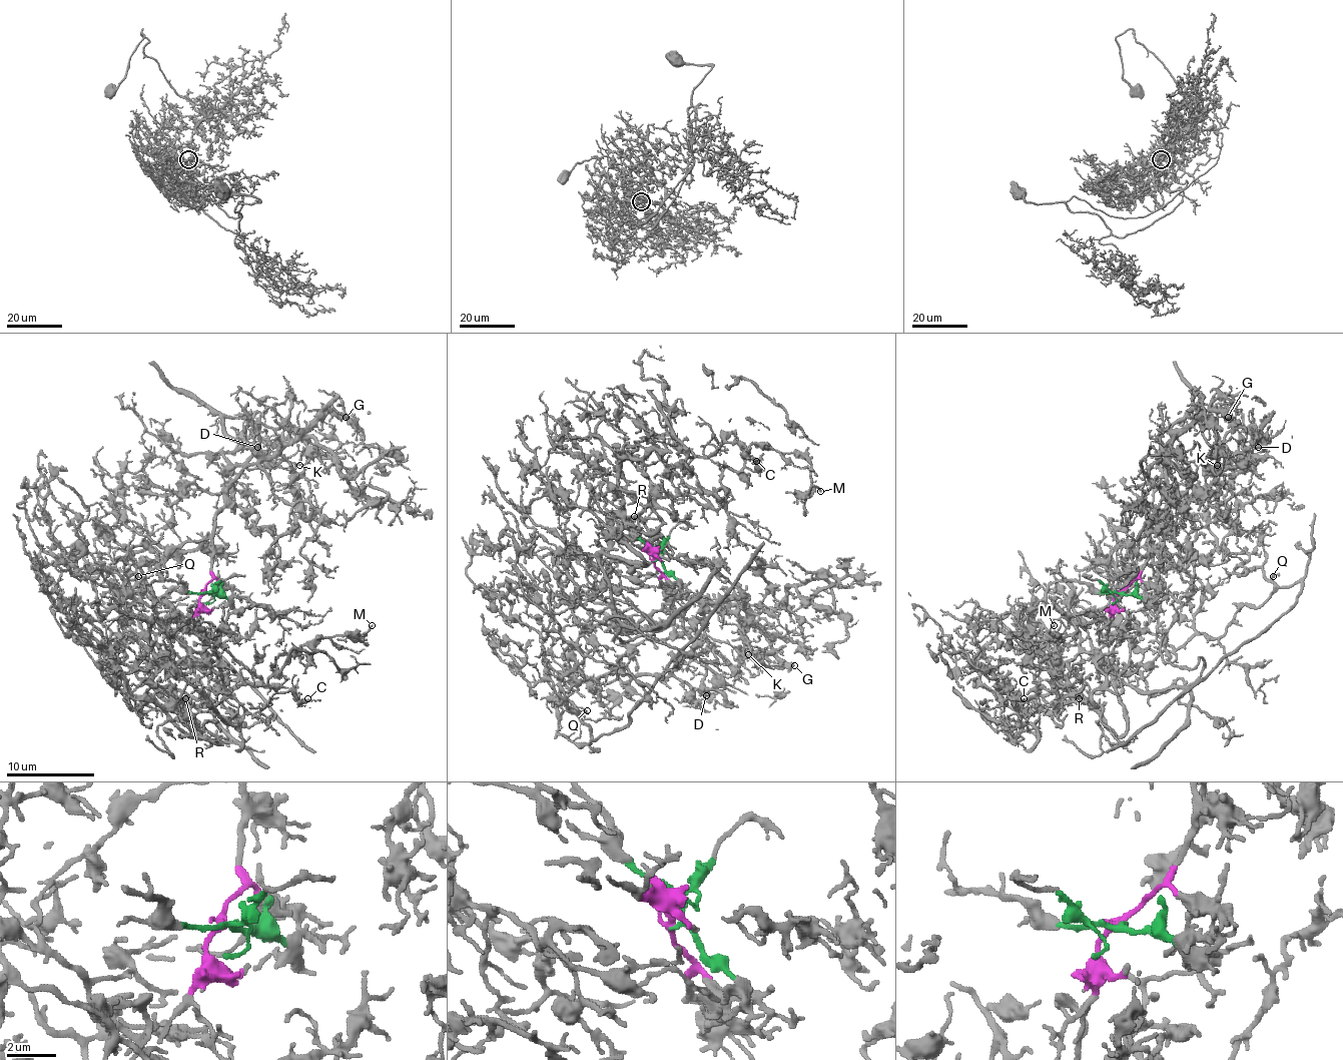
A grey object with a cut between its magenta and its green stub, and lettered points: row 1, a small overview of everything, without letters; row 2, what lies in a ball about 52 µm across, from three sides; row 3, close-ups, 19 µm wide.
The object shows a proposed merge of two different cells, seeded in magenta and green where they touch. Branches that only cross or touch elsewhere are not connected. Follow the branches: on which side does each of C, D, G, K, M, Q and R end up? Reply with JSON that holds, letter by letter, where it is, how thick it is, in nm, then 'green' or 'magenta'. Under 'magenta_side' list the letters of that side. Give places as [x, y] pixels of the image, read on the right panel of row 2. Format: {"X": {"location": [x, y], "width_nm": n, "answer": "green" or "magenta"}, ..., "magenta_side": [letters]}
{"C": {"location": [1024, 698], "width_nm": 130, "answer": "green"}, "D": {"location": [1258, 447], "width_nm": 160, "answer": "magenta"}, "G": {"location": [1228, 417], "width_nm": 500, "answer": "magenta"}, "K": {"location": [1217, 465], "width_nm": 170, "answer": "magenta"}, "M": {"location": [1054, 625], "width_nm": 140, "answer": "green"}, "Q": {"location": [1273, 576], "width_nm": 110, "answer": "green"}, "R": {"location": [1079, 698], "width_nm": 180, "answer": "green"}, "magenta_side": ["D", "G", "K"]}

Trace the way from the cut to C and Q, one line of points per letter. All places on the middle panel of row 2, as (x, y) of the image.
C: (655, 558), (600, 483), (618, 516), (647, 507), (673, 516), (667, 474), (724, 443), (739, 443), (757, 461)
Q: (655, 558), (600, 483), (658, 536), (616, 534), (644, 563), (600, 554), (594, 598), (552, 613), (587, 711)

